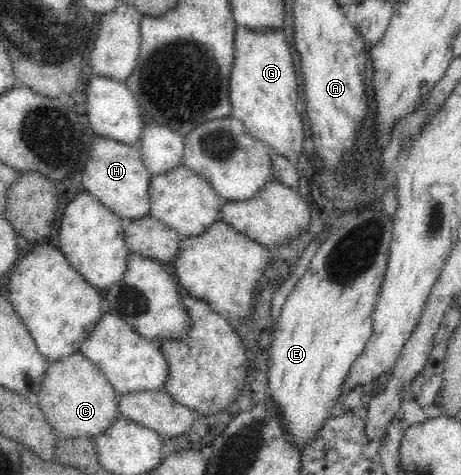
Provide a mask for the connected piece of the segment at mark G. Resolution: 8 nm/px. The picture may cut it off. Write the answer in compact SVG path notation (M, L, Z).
M244 26L235 27L235 58L232 64L231 76L229 79L229 98L231 101L231 116L239 119L247 127L248 133L250 133L252 137L256 137L260 140L270 149L270 151L296 161L296 157L300 155L304 143L302 118L300 118L300 111L296 108L296 105L298 105L298 76L296 76L294 61L292 60L292 55L290 54L290 44L286 42L286 36L284 36L281 29L268 28L267 30L248 30L248 28L244 28Z

